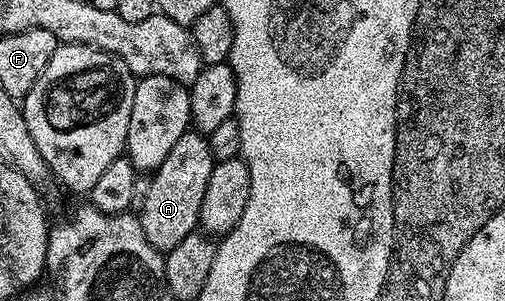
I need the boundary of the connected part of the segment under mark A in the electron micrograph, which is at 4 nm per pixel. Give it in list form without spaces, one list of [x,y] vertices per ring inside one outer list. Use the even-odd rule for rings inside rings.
[[[188,129],[166,154],[164,161],[150,176],[147,192],[142,192],[143,208],[137,211],[145,237],[158,251],[169,252],[177,241],[192,234],[199,227],[199,214],[205,197],[205,185],[209,185],[209,173],[213,173],[216,157],[211,151],[206,134]]]

